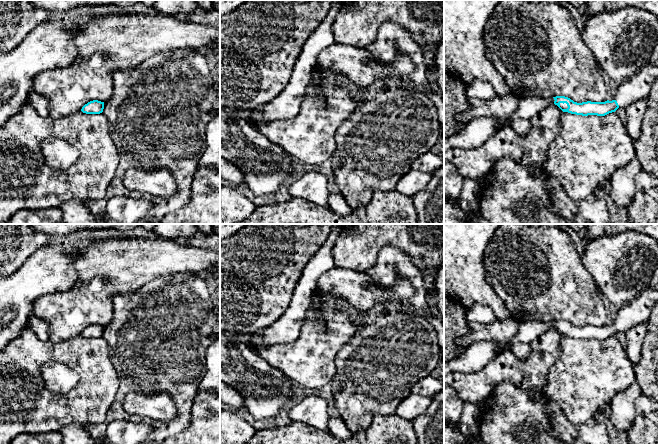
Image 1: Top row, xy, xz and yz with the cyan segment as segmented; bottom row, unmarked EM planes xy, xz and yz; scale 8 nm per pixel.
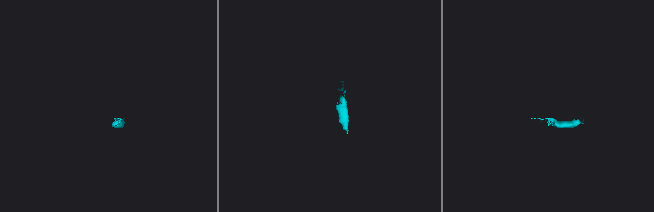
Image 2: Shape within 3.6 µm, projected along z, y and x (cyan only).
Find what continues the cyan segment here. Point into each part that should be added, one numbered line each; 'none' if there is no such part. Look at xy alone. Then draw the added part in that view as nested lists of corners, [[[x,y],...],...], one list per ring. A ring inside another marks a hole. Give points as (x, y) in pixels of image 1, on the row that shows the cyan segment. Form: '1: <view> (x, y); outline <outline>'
none

